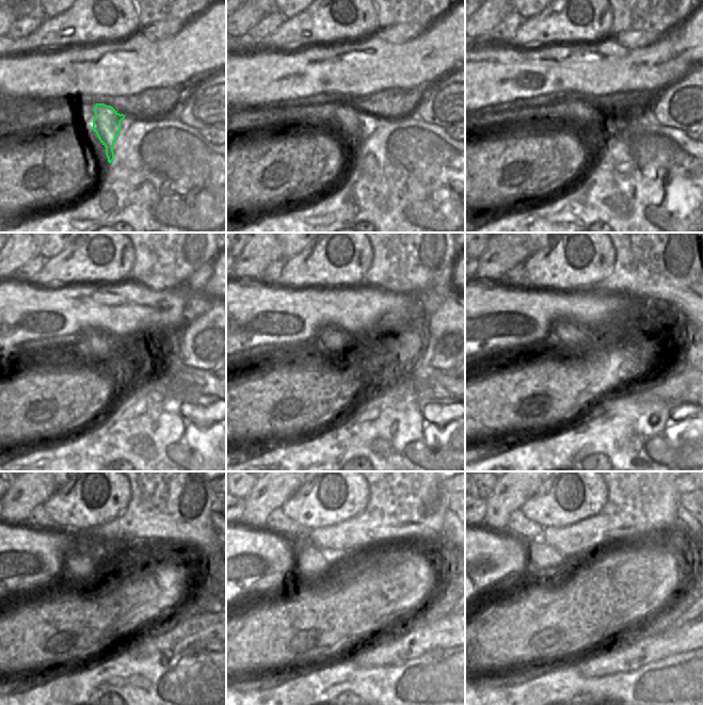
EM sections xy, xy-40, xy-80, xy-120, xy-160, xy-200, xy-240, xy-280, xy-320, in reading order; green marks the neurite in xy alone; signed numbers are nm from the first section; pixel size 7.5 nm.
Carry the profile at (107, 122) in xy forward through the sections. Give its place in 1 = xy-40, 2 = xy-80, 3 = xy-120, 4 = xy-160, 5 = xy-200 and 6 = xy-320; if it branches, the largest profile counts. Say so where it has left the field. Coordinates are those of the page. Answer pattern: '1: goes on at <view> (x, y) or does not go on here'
1: goes on at xy-40 (346, 123)
2: goes on at xy-80 (585, 115)
3: goes on at xy-120 (102, 351)
4: goes on at xy-160 (335, 340)
5: goes on at xy-200 (572, 339)
6: goes on at xy-320 (545, 560)

